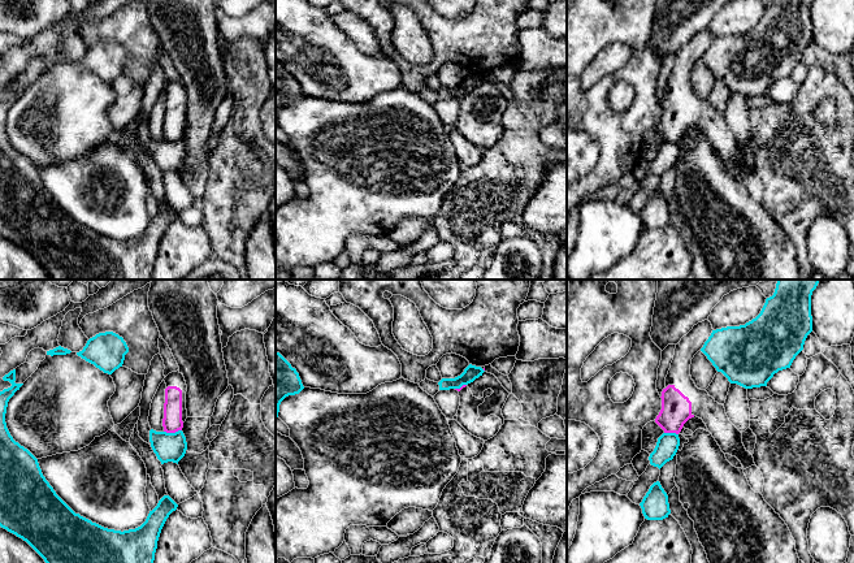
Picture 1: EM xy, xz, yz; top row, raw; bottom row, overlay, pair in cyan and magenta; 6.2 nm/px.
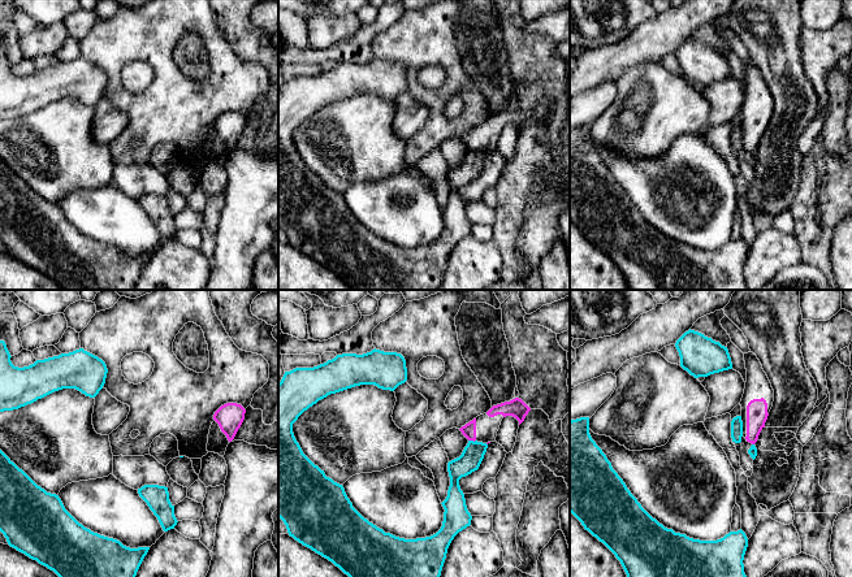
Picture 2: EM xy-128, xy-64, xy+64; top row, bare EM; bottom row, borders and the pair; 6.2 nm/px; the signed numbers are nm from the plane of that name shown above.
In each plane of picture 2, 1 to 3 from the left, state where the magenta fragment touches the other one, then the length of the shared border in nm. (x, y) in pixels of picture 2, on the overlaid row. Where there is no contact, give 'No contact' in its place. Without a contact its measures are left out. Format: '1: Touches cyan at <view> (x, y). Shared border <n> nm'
1: No contact
2: Touches cyan at xy-64 (472, 441). Shared border 50 nm
3: No contact

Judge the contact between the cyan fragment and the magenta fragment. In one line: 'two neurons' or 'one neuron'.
two neurons

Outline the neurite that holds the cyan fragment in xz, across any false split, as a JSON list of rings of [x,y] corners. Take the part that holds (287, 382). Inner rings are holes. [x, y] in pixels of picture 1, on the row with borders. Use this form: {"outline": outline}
{"outline": [[[276,351],[276,417],[278,417],[281,402],[289,395],[299,394],[303,389],[296,369]]]}

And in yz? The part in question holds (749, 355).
{"outline": [[[777,280],[773,295],[766,299],[760,313],[755,319],[745,325],[712,330],[701,351],[731,384],[737,384],[745,389],[767,386],[767,382],[775,373],[790,368],[796,356],[803,350],[807,335],[812,332],[811,295],[819,281],[820,280]]]}

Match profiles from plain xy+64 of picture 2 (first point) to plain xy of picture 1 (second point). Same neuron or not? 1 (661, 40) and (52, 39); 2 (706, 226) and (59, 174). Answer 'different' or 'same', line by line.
1: same
2: same

